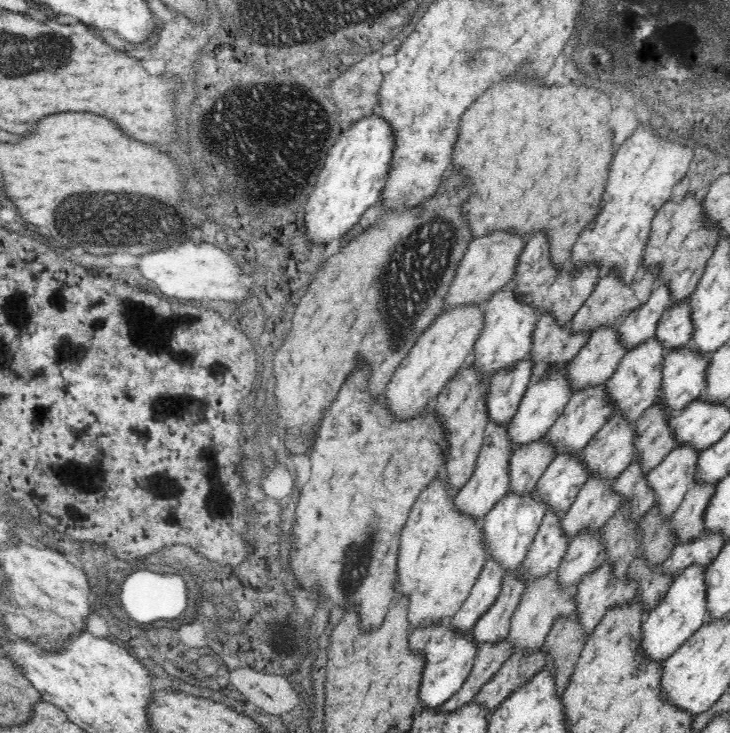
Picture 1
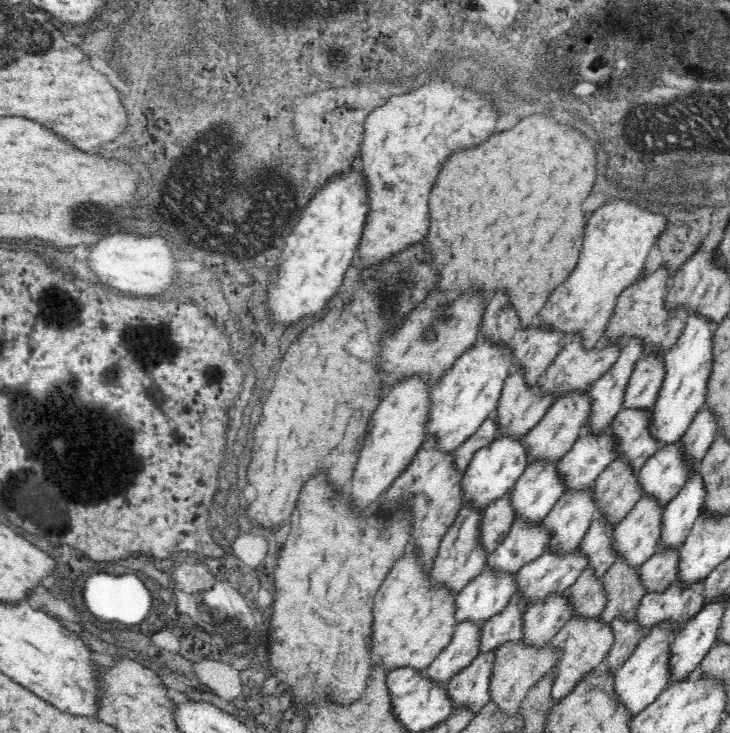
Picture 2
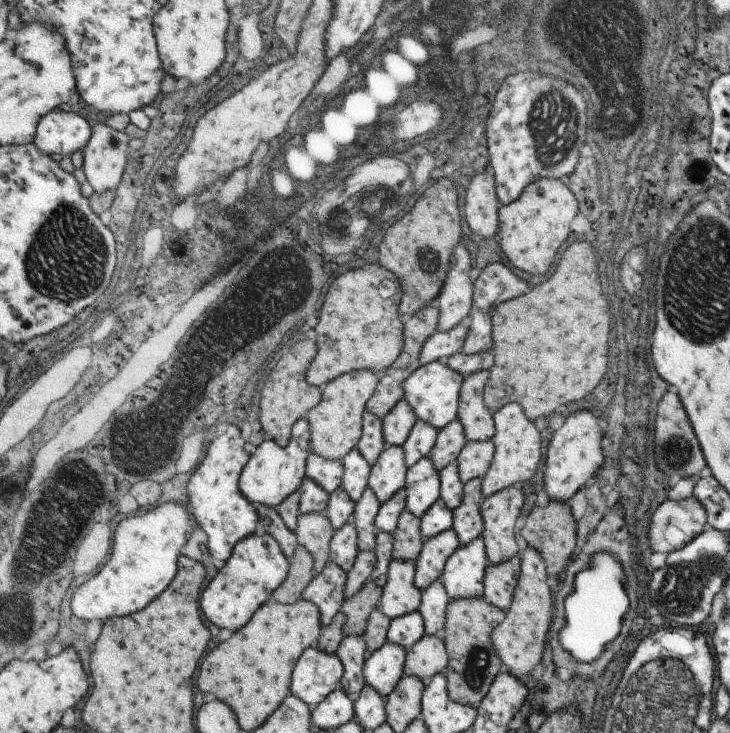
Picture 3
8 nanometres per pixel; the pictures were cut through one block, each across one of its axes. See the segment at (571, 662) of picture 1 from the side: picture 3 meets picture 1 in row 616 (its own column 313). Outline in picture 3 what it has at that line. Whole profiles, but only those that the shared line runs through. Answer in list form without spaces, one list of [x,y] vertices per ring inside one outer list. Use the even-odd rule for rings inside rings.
[[[299,546],[297,554],[291,558],[291,574],[283,582],[283,586],[273,594],[273,600],[287,604],[287,606],[297,604],[299,600],[303,600],[307,586],[315,578],[317,578],[315,558],[313,558],[311,550],[307,550],[305,546]]]

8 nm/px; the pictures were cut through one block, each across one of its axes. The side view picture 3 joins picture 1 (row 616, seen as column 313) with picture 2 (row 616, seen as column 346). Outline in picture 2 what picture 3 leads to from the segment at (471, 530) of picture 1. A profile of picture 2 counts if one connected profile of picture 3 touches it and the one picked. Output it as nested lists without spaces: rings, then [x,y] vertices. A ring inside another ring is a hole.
[[[410,542],[408,548],[394,560],[390,572],[386,574],[374,602],[374,658],[382,658],[392,670],[394,666],[416,666],[428,668],[434,656],[446,648],[454,636],[456,622],[458,622],[458,594],[450,582],[442,582],[434,576],[434,566],[430,566],[424,558],[422,544]]]

